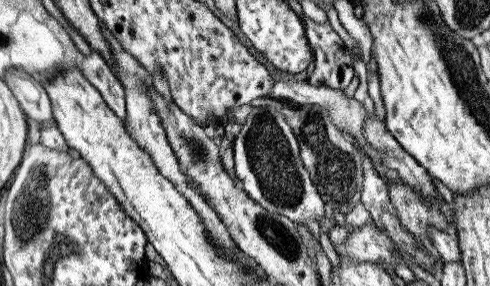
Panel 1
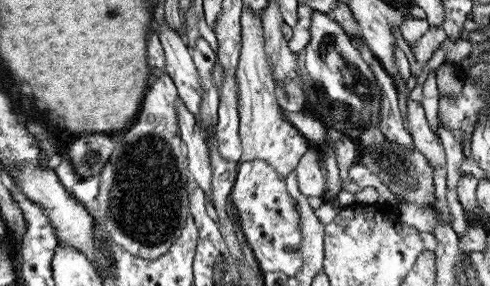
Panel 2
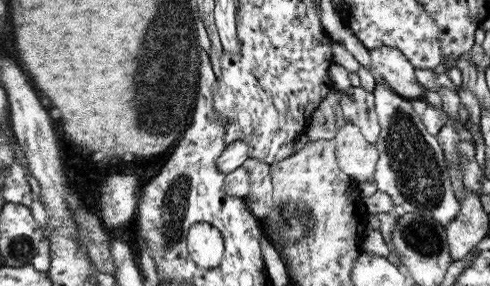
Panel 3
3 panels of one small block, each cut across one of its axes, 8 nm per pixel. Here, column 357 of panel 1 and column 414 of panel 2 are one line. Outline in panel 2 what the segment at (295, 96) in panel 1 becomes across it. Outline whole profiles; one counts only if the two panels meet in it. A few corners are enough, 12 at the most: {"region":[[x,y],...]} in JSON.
{"region":[[408,100],[408,132],[434,170],[444,168],[444,150],[426,122],[420,102]]}

